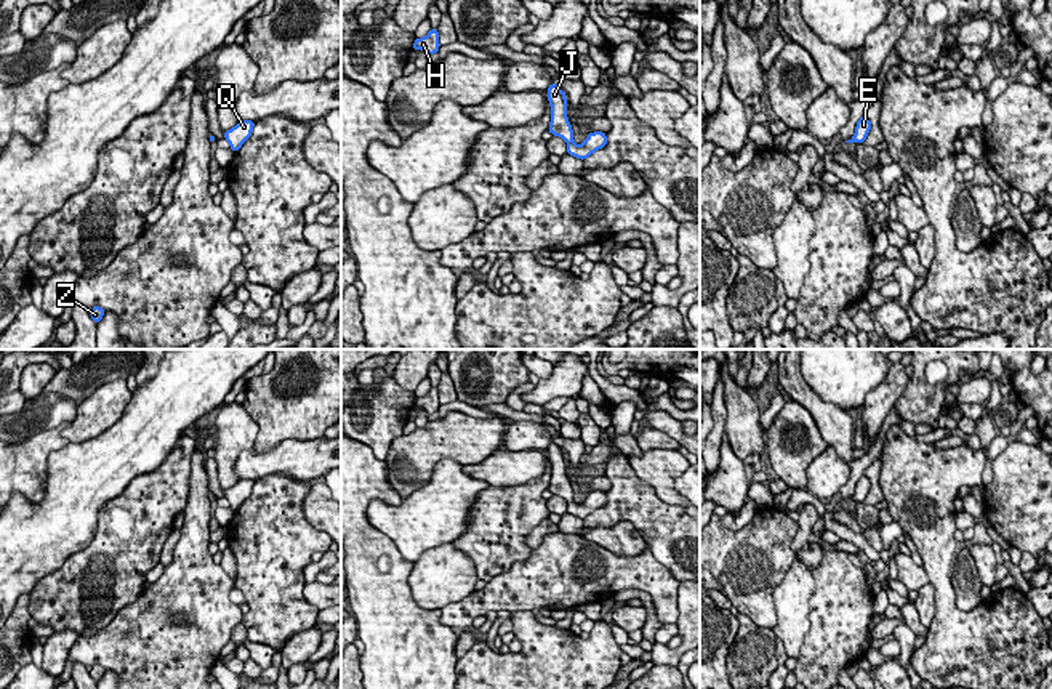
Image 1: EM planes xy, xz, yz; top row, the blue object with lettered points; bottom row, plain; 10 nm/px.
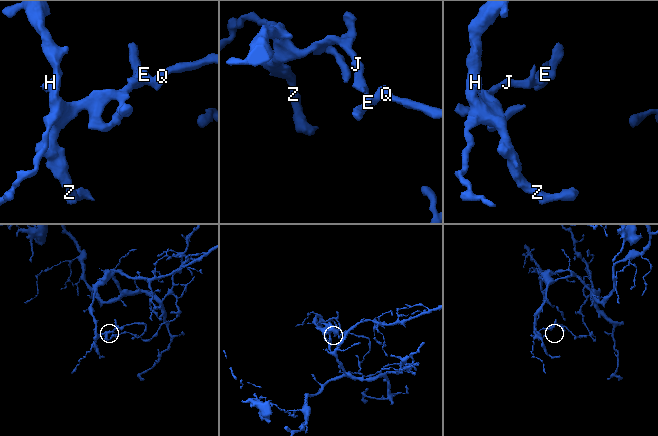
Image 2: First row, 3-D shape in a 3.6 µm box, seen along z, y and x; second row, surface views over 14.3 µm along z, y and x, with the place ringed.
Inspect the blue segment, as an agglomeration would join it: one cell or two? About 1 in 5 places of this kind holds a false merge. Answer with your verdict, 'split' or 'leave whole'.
leave whole

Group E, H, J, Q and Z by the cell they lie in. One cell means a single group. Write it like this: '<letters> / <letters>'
E H J Q Z

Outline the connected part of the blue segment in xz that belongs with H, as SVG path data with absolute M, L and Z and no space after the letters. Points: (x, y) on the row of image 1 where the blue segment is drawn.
M432 27L424 38L415 38L413 51L424 50L429 54L436 54L439 51L439 46L439 32Z

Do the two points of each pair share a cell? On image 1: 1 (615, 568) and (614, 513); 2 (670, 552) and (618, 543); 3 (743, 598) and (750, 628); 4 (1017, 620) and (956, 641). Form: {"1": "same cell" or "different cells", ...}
{"1": "different cells", "2": "different cells", "3": "different cells", "4": "same cell"}

